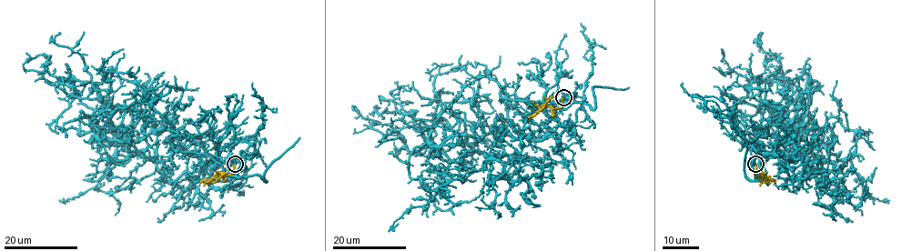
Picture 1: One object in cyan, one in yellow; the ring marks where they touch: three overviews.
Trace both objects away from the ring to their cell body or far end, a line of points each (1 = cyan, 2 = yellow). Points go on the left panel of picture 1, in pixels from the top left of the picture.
1: (234, 164), (252, 154), (218, 161), (156, 128), (147, 97), (175, 149), (228, 175), (266, 181), (299, 137)
2: (234, 165), (230, 174), (217, 174), (223, 173), (214, 182), (203, 180), (199, 183)

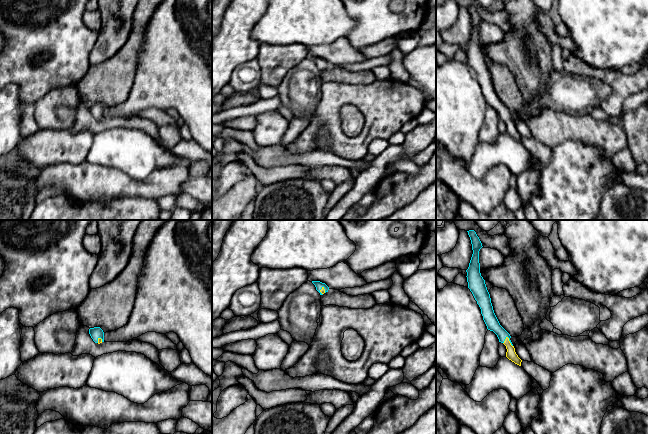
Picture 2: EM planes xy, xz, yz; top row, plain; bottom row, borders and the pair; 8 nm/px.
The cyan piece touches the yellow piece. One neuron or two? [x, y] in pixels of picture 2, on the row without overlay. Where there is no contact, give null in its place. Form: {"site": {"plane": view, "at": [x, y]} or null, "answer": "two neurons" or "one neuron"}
{"site": {"plane": "yz", "at": [509, 116]}, "answer": "one neuron"}

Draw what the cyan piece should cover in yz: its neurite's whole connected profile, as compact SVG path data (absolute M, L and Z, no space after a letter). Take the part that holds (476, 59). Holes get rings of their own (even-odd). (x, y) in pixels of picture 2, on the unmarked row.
M474 6L467 7L471 16L473 30L467 48L468 64L472 68L477 80L481 85L483 96L487 105L493 107L499 118L506 122L506 133L521 142L522 136L515 128L515 124L510 116L510 110L500 101L491 79L490 70L487 66L485 56L480 49L479 27L483 23L482 19Z

